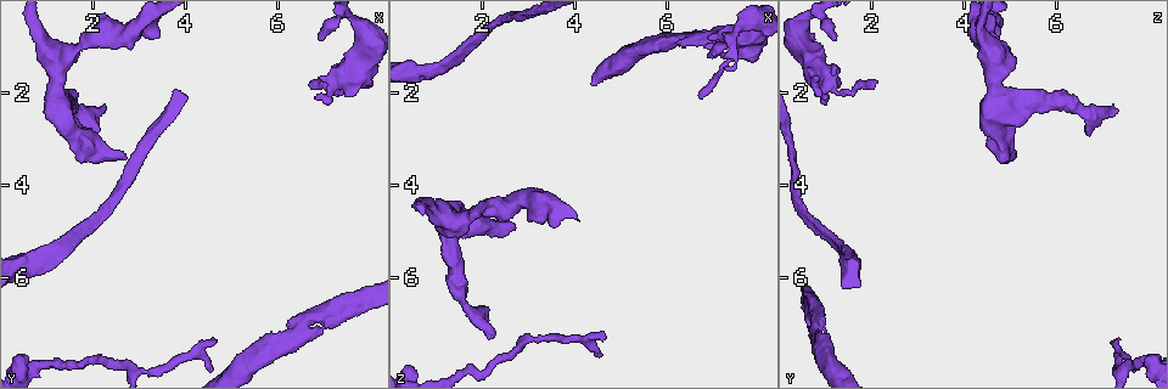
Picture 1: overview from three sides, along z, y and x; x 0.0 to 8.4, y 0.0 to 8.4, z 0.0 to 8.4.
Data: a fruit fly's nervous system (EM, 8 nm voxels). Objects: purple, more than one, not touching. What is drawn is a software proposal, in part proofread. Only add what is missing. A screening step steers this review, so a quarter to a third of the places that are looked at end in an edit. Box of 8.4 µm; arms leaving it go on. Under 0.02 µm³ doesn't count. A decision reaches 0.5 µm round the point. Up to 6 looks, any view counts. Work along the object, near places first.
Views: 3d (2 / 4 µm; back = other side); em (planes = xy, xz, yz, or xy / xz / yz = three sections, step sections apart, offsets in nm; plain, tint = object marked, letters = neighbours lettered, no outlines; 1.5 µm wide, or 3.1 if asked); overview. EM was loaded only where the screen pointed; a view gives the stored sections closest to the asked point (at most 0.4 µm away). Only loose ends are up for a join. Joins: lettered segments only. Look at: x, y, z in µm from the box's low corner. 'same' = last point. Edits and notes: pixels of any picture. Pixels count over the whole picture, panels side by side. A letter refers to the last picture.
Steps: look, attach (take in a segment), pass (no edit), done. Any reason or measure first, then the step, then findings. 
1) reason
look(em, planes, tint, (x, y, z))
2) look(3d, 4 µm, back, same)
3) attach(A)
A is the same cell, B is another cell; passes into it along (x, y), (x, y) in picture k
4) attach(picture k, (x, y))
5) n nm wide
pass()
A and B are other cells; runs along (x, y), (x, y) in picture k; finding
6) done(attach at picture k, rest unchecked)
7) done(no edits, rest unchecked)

an open end
look(em, xy, step 4, letters, (2.25, 2.35, 7.25))

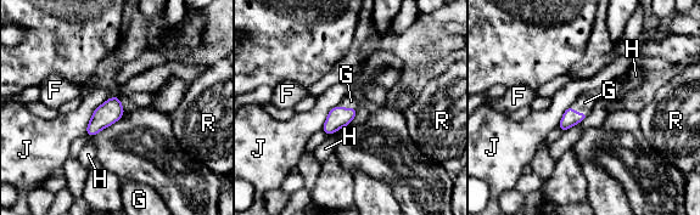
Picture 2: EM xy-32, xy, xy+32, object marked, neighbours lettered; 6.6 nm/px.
look(em, planes, letters, same)

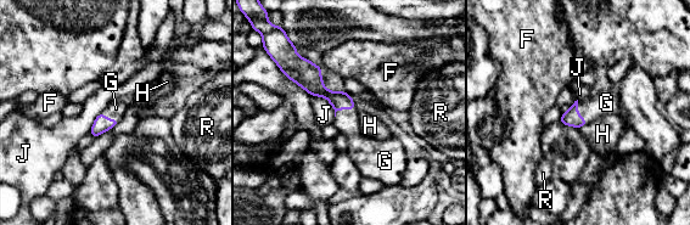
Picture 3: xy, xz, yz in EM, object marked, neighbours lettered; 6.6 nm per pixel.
attach(G)
G is the same cell, F, H, J and R are other cells; passes into it along (571, 117), (577, 112), (606, 102) in picture 3; the neuron continues

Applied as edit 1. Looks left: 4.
branch stops here
look(em, planes, letters, (4.65, 7.35, 7.25))

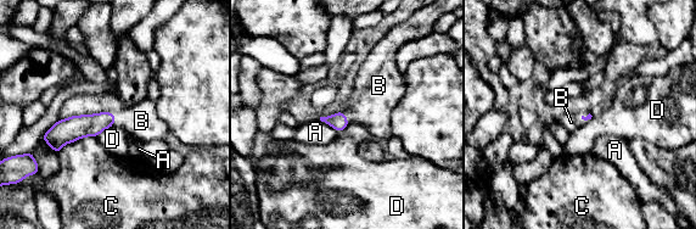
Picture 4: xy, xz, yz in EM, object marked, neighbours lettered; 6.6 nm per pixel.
attach(B)
B is the same cell, A, C and D are other cells; passes into it along (78, 127), (114, 118), (141, 121) in picture 4; the neuron continues

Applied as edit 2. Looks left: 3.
look(overview)

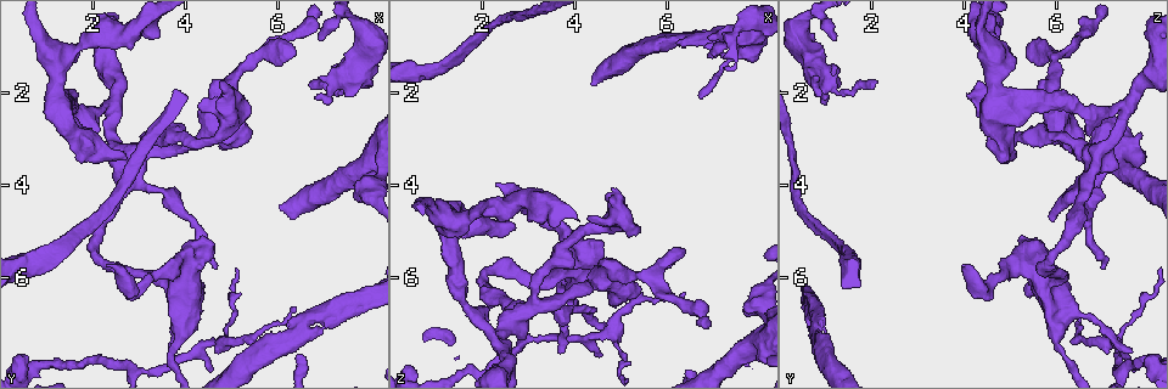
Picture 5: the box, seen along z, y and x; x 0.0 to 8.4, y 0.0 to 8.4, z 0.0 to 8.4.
free end
look(em, planes, tint, (6.90, 2.15, 1.05))

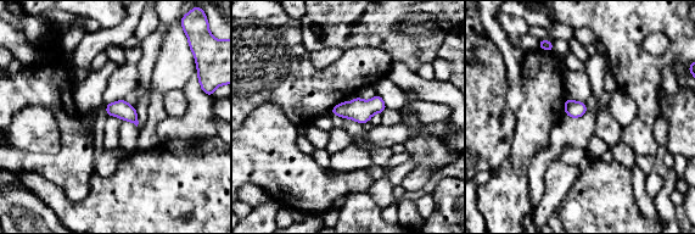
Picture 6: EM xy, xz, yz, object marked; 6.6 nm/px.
look(em, planes, letters, same)

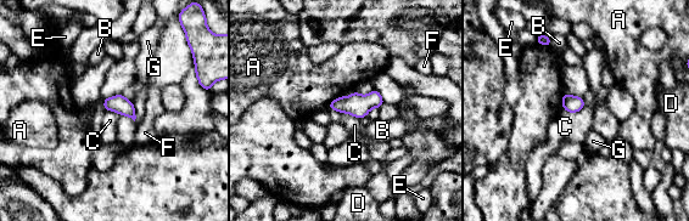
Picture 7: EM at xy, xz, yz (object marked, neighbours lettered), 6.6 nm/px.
pass()
A, B, C, D, E, F and G are other cells; border along (584, 105), (576, 112), (563, 108) in picture 7; none of them fits

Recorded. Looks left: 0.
done(attach at picture 3, attach at picture 4, rest unchecked)

